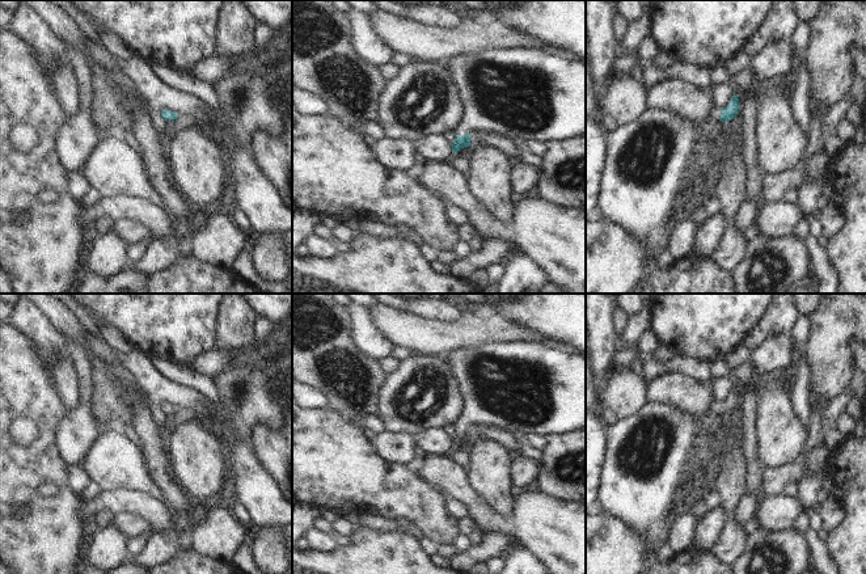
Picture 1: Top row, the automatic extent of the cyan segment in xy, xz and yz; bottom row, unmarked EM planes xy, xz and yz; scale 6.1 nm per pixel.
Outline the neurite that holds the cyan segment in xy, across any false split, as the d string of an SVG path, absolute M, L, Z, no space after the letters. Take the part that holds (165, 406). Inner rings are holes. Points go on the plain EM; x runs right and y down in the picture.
M164 402L161 405L161 410L165 415L173 415L176 418L177 422L182 422L182 421L186 421L186 419L195 419L198 418L197 415L193 415L190 413L186 413L183 410L178 410L176 406L168 404L168 402Z

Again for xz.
M490 342L442 354L456 376L462 410L452 446L470 439L473 429L497 426L508 432L553 436L586 431L586 356L537 342Z

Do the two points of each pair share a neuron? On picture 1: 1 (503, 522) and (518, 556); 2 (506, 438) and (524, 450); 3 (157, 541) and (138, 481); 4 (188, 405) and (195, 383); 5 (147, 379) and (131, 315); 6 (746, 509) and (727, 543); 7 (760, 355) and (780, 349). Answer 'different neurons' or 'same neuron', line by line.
1: different neurons
2: different neurons
3: different neurons
4: different neurons
5: different neurons
6: different neurons
7: same neuron

